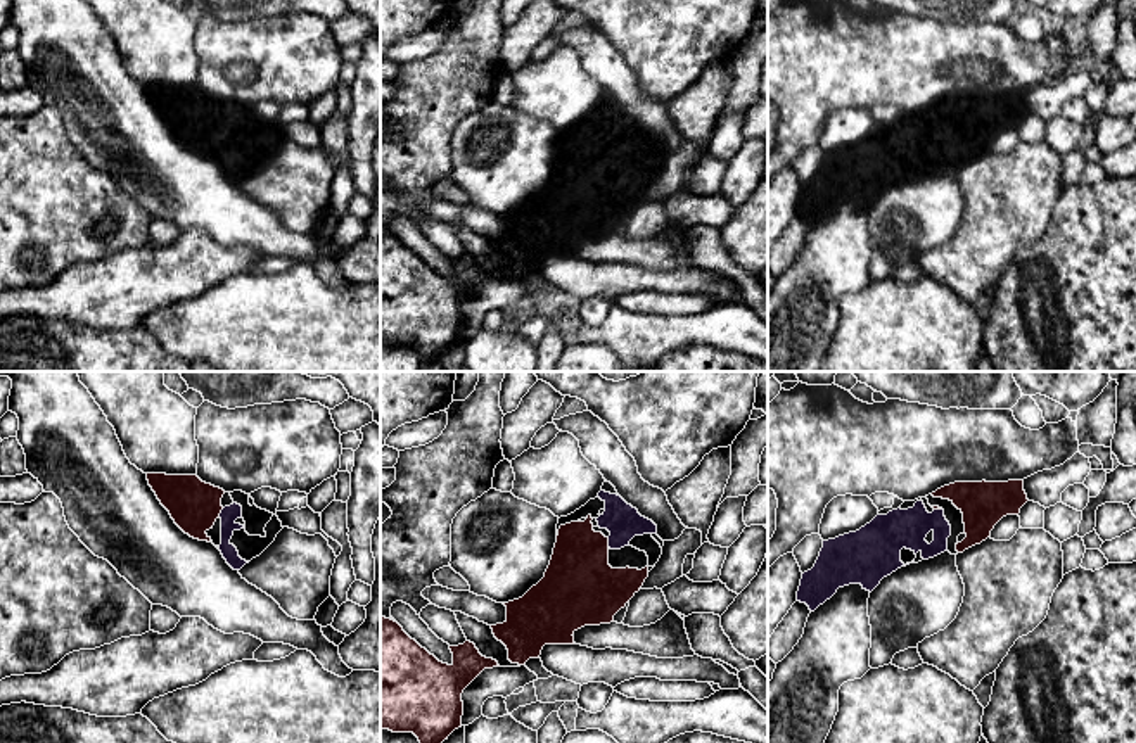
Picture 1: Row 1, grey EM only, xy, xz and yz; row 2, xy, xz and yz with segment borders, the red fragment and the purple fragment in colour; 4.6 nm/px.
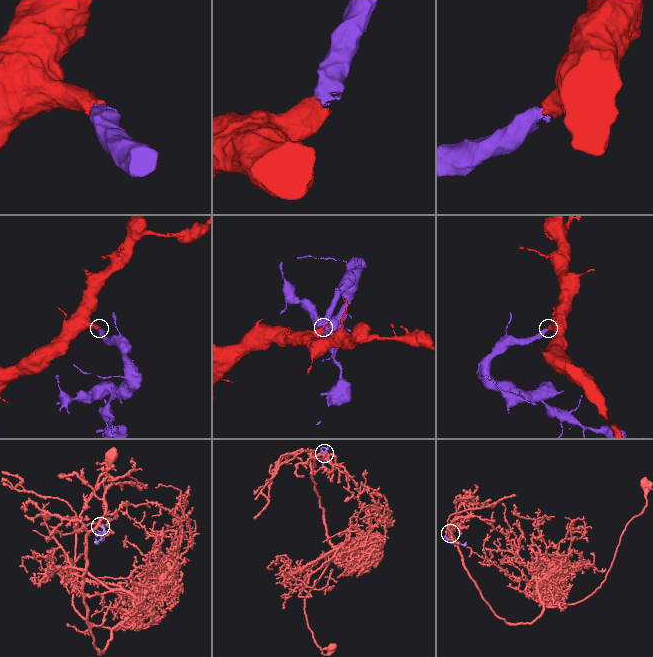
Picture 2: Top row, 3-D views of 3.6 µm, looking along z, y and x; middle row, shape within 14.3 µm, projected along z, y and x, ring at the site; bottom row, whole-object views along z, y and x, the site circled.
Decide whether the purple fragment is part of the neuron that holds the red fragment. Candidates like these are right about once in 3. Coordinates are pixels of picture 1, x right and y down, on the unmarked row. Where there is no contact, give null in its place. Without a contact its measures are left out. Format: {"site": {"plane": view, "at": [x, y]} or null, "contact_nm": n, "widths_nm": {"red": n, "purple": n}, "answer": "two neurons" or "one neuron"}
{"site": {"plane": "xz", "at": [607, 156]}, "contact_nm": 50, "widths_nm": {"red": 360, "purple": 160}, "answer": "one neuron"}

